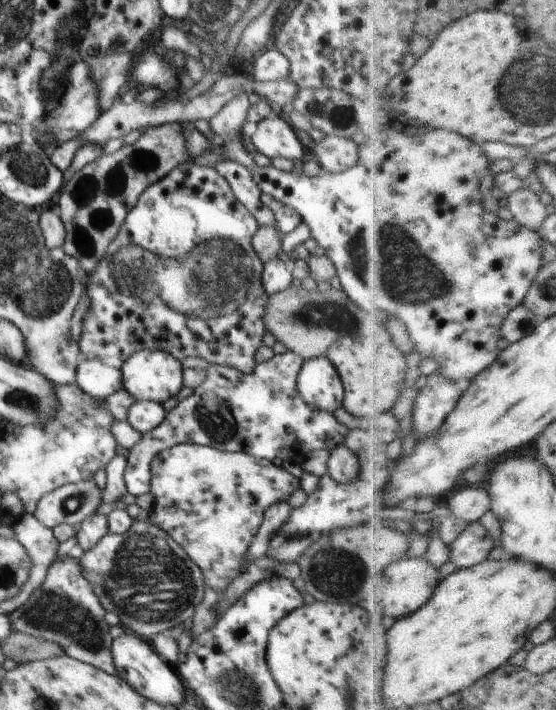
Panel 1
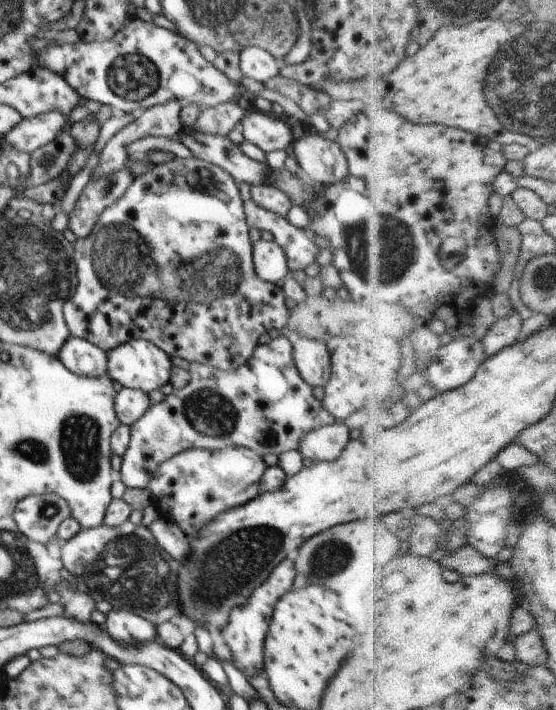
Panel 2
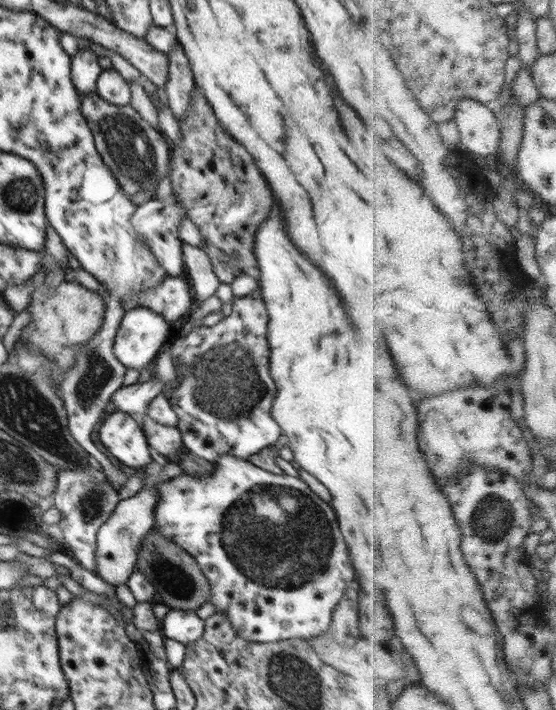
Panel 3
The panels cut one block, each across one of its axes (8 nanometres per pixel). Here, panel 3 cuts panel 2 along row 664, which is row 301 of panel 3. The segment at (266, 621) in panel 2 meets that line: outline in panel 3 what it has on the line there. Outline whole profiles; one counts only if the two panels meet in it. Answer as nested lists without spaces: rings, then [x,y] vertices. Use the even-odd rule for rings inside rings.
[[[249,295],[234,300],[228,318],[223,318],[214,327],[200,325],[187,335],[176,336],[171,346],[171,356],[174,364],[182,365],[183,379],[173,388],[169,403],[177,414],[176,427],[181,432],[183,446],[187,451],[208,462],[217,462],[221,454],[232,454],[236,458],[248,460],[263,448],[274,445],[280,438],[281,428],[271,415],[277,386],[268,368],[268,323],[269,314],[265,303]]]

